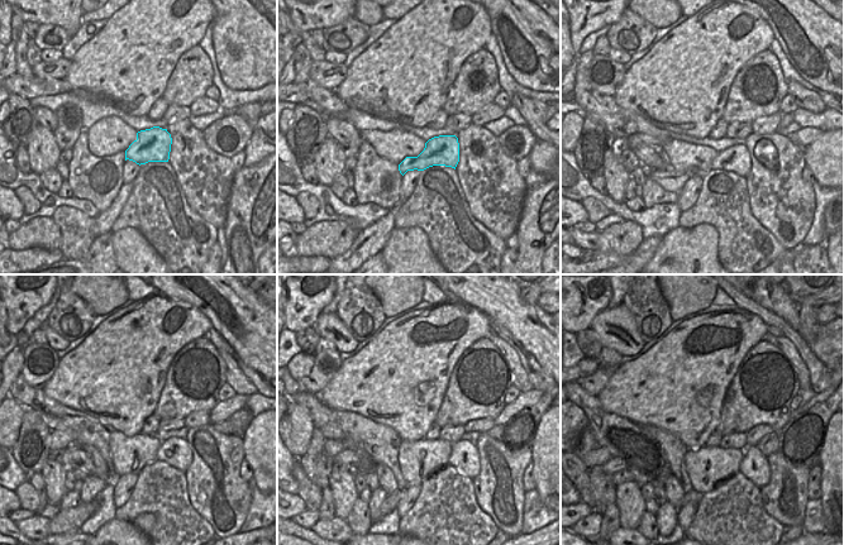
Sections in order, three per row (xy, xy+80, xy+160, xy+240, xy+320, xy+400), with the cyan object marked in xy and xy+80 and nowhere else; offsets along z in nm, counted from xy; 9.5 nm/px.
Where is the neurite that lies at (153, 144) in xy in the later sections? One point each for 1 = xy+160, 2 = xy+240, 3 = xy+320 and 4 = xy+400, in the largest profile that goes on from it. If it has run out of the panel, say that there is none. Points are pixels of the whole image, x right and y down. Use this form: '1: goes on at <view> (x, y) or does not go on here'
1: goes on at xy+160 (737, 159)
2: goes on at xy+240 (175, 452)
3: goes on at xy+320 (465, 457)
4: goes on at xy+400 (754, 467)

